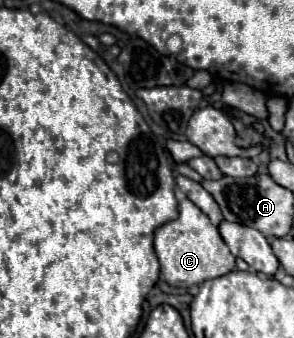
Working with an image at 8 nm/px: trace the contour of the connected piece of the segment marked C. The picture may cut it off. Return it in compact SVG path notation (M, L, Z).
M190 199L180 201L178 219L162 225L156 231L154 249L160 261L162 277L172 287L200 285L206 279L214 279L214 277L230 273L236 265L234 255L230 253L228 245L218 233L218 227L214 227L210 219Z

